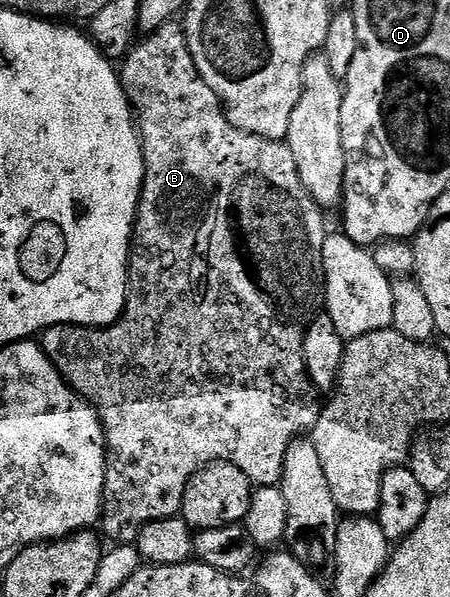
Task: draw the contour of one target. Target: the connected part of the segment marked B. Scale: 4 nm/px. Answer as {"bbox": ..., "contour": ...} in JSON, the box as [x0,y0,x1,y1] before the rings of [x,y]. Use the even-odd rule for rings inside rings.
{"bbox":[39,20,327,545],"contour":[[[176,20],[168,21],[166,25],[159,27],[154,33],[142,36],[140,39],[142,41],[139,42],[140,40],[138,40],[130,48],[119,65],[121,86],[127,95],[129,105],[133,109],[137,138],[141,141],[141,154],[143,155],[143,163],[145,164],[145,178],[143,179],[143,187],[141,188],[141,198],[137,204],[137,220],[133,223],[133,239],[129,247],[129,288],[125,295],[125,310],[123,310],[121,318],[114,325],[106,325],[104,329],[56,325],[55,327],[46,329],[39,337],[41,350],[48,355],[49,361],[57,368],[61,378],[66,381],[74,393],[78,393],[81,397],[85,398],[96,409],[97,418],[101,421],[101,426],[105,432],[105,495],[101,503],[99,529],[106,538],[109,536],[113,540],[113,543],[117,545],[134,544],[139,535],[139,531],[143,531],[143,527],[147,527],[149,521],[159,521],[168,517],[178,516],[181,512],[181,500],[183,499],[183,491],[187,487],[187,483],[204,465],[212,465],[214,461],[226,461],[235,467],[239,467],[239,471],[243,471],[243,475],[247,475],[247,479],[254,486],[280,486],[281,476],[283,475],[283,459],[287,455],[287,447],[291,447],[291,443],[298,440],[304,434],[301,433],[304,429],[305,432],[312,430],[313,424],[317,422],[319,412],[319,401],[317,405],[318,394],[315,392],[315,388],[312,382],[309,381],[309,377],[305,371],[303,341],[305,331],[315,316],[313,304],[316,301],[318,304],[319,301],[321,248],[323,247],[327,234],[325,221],[321,218],[323,216],[323,210],[320,205],[316,205],[313,202],[308,191],[301,185],[299,171],[295,167],[295,157],[291,155],[289,146],[285,141],[268,141],[262,137],[252,137],[250,133],[241,133],[225,118],[221,100],[215,95],[215,91],[211,91],[211,87],[207,87],[207,83],[201,78],[199,71],[195,67],[195,63],[191,59],[191,53],[187,47],[187,39],[185,38],[184,24],[178,23]]]}

